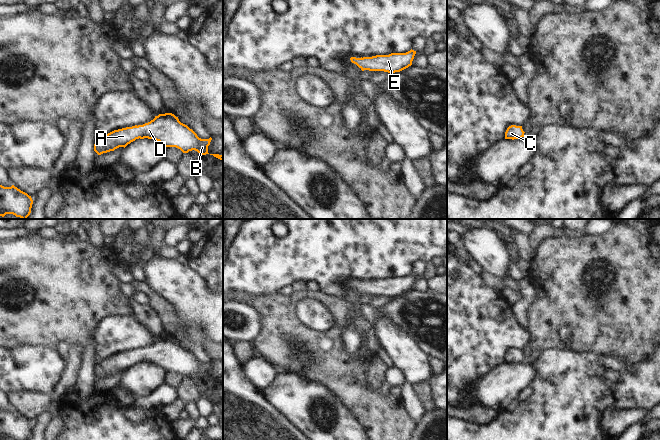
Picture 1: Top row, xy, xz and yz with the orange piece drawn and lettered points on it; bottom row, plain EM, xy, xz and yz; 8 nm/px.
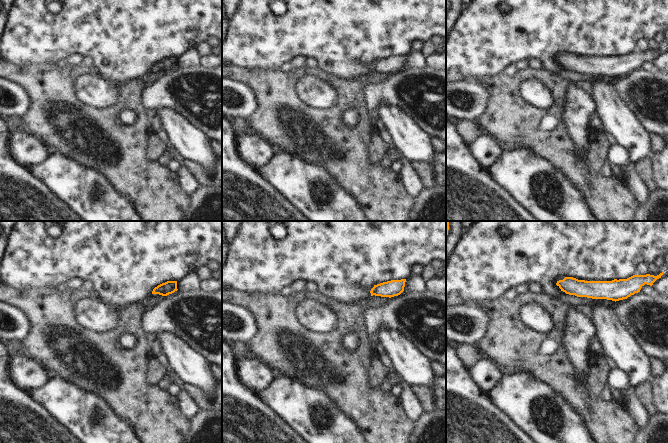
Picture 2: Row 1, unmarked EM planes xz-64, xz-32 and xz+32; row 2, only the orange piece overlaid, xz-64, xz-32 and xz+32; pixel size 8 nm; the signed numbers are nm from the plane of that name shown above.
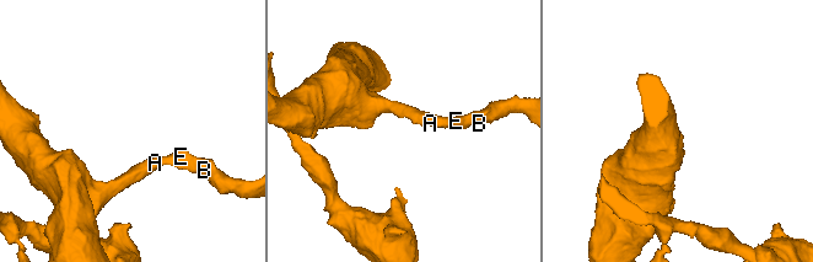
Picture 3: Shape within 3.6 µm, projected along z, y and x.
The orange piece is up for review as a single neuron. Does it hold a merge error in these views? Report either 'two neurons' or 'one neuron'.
one neuron

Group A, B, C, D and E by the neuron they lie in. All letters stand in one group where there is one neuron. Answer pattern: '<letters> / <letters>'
A B C D E

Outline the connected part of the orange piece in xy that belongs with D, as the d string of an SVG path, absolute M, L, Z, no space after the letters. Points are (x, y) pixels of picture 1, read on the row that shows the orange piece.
M165 113L155 116L153 120L143 125L135 125L114 130L95 139L94 151L101 155L126 147L136 139L154 139L165 147L176 147L183 153L195 150L201 155L208 153L212 138L201 139L187 125L181 123L174 114Z

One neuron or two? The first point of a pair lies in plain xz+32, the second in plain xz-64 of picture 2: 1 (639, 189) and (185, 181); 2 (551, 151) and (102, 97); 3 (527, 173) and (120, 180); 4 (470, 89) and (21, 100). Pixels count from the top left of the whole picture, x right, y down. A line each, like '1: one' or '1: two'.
1: one
2: two
3: two
4: one

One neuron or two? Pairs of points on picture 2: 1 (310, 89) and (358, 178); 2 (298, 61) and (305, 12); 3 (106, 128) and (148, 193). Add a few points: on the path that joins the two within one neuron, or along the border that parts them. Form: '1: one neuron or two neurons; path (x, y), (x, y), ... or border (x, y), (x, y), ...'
1: two neurons; border (299, 97), (317, 108), (329, 108), (338, 100)
2: two neurons; border (306, 57), (294, 56), (289, 60)
3: one neuron; path (116, 144), (120, 148), (124, 162), (137, 177)

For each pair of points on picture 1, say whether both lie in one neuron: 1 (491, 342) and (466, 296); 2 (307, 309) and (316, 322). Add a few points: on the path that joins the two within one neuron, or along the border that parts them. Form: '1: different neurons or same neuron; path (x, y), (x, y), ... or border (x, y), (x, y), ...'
1: same neuron; path (480, 331), (469, 320), (466, 307)
2: same neuron; path (310, 312), (316, 319)

